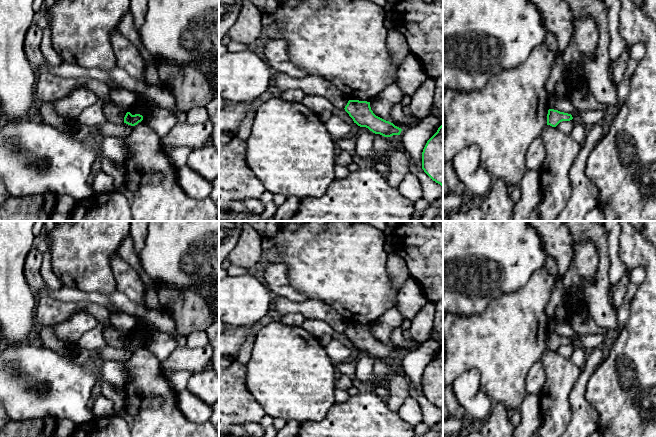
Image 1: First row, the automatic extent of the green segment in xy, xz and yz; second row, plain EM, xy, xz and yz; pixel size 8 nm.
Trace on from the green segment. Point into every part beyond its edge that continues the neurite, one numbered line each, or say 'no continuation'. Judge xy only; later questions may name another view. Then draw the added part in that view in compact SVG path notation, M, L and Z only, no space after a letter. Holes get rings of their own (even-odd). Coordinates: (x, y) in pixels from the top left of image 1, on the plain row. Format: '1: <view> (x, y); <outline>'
no continuation

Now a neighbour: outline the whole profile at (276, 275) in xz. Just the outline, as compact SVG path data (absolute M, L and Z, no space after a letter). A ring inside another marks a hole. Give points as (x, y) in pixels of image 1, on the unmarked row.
M283 263L270 264L264 271L266 286L278 296L291 301L303 302L307 297L295 290L289 281L289 270Z

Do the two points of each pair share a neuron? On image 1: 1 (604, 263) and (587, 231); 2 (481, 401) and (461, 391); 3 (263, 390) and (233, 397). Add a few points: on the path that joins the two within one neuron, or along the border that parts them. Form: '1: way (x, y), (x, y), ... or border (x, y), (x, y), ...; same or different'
1: way (603, 255), (602, 246), (595, 239); same
2: way (476, 401), (470, 400), (466, 396); same
3: border (245, 370), (245, 387), (264, 412); different

